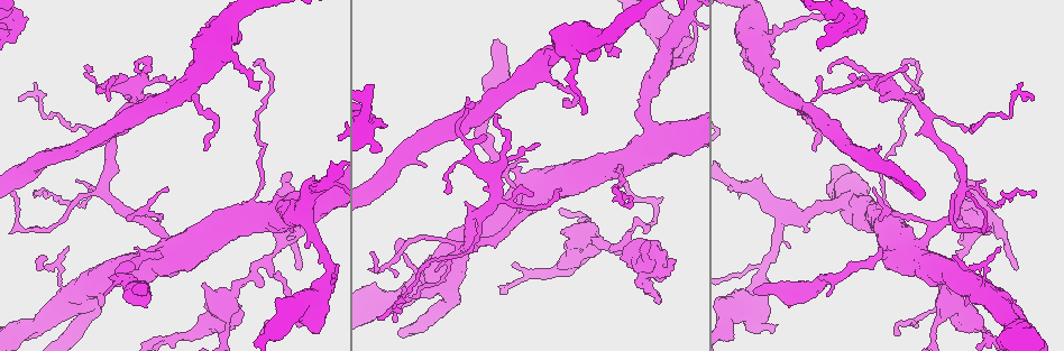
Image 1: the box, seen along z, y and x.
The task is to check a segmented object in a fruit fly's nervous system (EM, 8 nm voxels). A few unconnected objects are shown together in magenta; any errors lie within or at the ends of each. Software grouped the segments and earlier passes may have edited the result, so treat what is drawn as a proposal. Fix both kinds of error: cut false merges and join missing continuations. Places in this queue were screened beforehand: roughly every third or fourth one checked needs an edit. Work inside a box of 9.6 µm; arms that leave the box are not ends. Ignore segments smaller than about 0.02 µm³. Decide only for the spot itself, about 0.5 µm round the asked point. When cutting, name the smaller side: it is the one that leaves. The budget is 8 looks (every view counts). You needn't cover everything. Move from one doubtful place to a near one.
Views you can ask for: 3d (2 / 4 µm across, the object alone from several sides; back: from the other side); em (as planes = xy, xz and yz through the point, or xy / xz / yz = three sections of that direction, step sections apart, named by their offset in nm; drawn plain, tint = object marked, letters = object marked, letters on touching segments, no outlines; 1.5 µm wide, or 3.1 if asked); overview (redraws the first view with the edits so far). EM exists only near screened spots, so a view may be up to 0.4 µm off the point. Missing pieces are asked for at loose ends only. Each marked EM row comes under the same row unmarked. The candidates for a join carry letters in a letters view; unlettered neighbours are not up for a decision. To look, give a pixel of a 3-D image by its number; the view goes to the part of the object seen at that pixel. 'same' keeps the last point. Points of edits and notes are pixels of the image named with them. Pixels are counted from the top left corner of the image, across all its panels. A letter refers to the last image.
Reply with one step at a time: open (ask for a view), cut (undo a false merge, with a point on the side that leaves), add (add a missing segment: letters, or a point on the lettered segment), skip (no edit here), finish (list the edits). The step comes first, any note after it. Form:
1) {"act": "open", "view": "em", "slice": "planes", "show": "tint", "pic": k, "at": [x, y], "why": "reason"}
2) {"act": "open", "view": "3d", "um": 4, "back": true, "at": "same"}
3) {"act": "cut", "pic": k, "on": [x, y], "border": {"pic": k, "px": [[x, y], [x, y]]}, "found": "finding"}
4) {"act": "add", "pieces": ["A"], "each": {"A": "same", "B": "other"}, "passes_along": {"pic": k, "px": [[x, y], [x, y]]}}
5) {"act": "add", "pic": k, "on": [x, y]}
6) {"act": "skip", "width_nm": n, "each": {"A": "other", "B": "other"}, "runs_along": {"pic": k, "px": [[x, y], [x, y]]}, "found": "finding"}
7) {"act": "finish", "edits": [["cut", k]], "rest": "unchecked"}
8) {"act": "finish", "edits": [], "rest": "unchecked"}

{"act": "open", "view": "em", "slice": "planes", "show": "tint", "pic": 1, "at": [648, 241], "why": "branch stops here"}

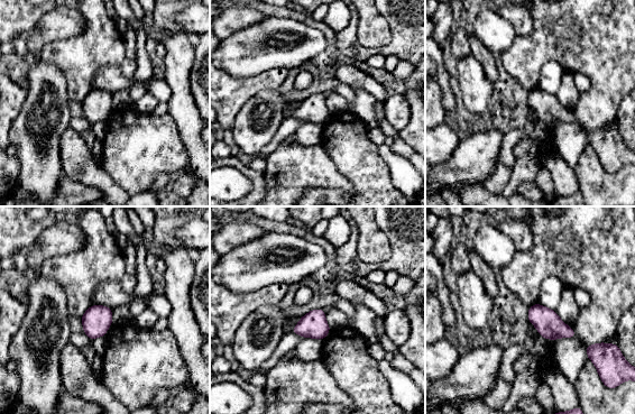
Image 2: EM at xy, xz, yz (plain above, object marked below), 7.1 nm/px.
{"act": "open", "view": "em", "slice": "planes", "show": "letters", "at": "same"}

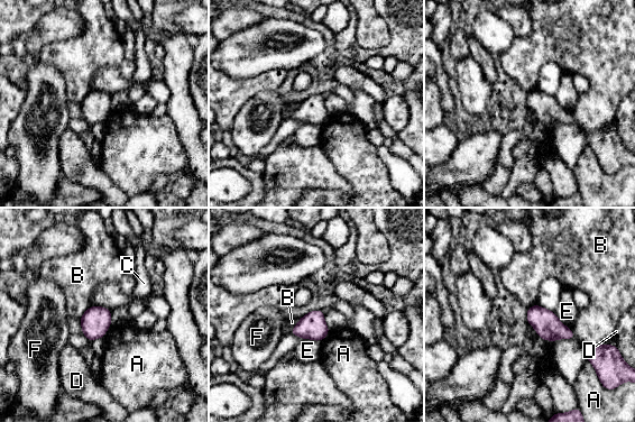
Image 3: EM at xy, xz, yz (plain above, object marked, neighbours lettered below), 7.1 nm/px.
{"act": "skip", "width_nm": 180, "each": {"A": "other", "B": "other", "C": "other", "D": "other", "E": "other", "F": "other"}, "border": {"pic": 3, "px": [[600, 342], [585, 347]]}, "found": "none of them fits"}

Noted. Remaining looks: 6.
{"act": "open", "view": "em", "slice": "planes", "show": "tint", "pic": 1, "at": [660, 301], "why": "thin end"}

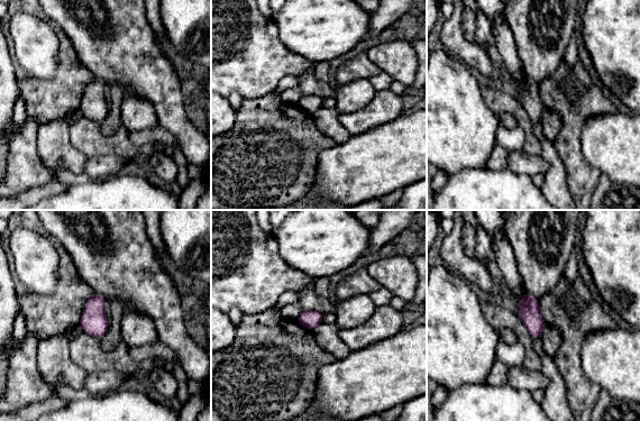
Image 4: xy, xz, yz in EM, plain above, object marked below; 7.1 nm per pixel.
{"act": "open", "view": "em", "slice": "planes", "show": "letters", "at": "same", "why": "see the neighbours"}

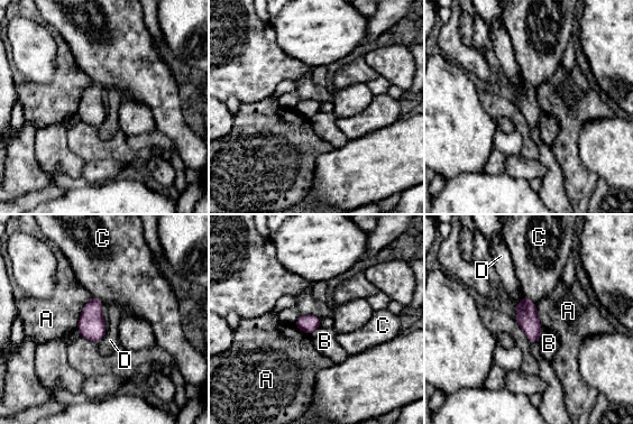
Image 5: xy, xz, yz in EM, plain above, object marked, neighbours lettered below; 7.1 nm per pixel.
{"act": "skip", "each": {"A": "other", "B": "other", "C": "other", "D": "other"}, "border": {"pic": 5, "px": [[106, 322], [106, 333], [99, 342]]}, "found": "no lettered segment goes on from it"}

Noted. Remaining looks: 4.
{"act": "open", "view": "3d", "um": 4, "pic": 1, "at": [882, 256], "why": "calibre changes"}

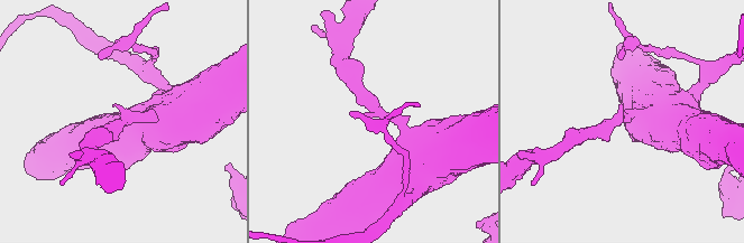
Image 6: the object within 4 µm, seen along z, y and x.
{"act": "open", "view": "em", "slice": "yz", "step": 8, "show": "letters", "pic": 6, "at": [135, 117], "arm_widths_nm": [220, 750]}

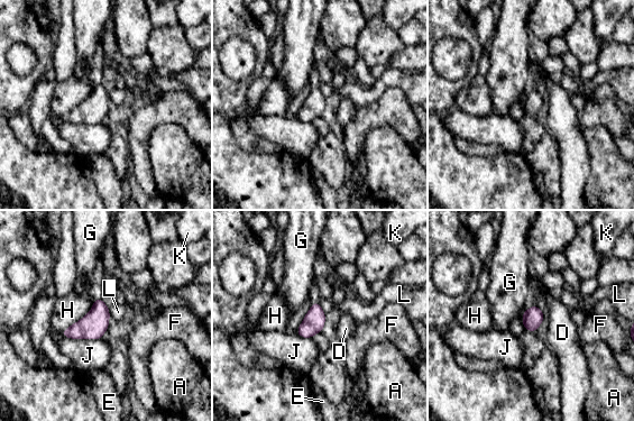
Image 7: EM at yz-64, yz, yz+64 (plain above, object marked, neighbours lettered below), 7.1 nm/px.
{"act": "skip", "each": {"A": "other", "D": "other", "E": "other", "F": "other", "G": "other", "H": "other", "J": "other", "K": "other", "L": "other"}, "border": {"pic": 7, "px": [[525, 310], [522, 318]]}, "found": "continuous, no second neuron"}

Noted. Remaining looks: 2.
{"act": "finish", "edits": [], "rest": "unchecked"}

